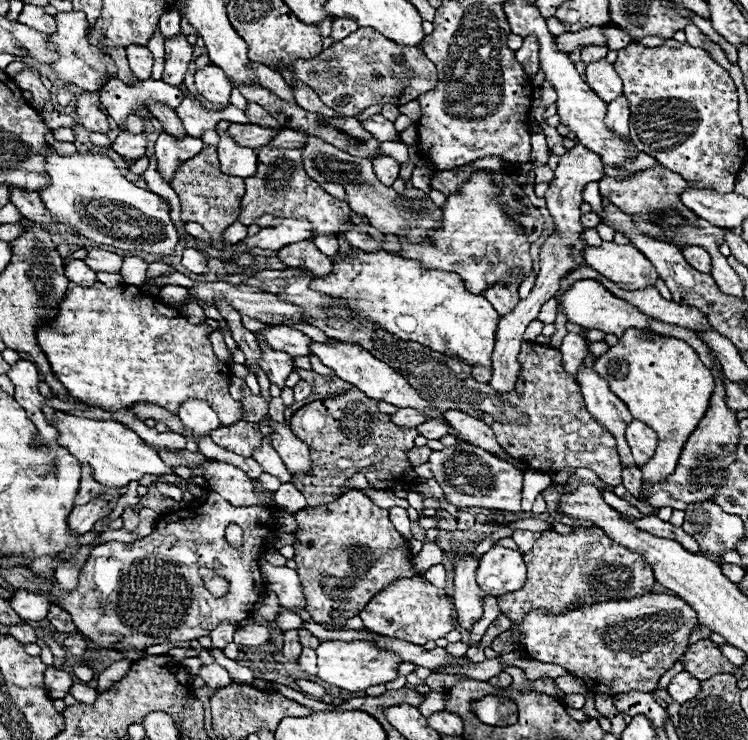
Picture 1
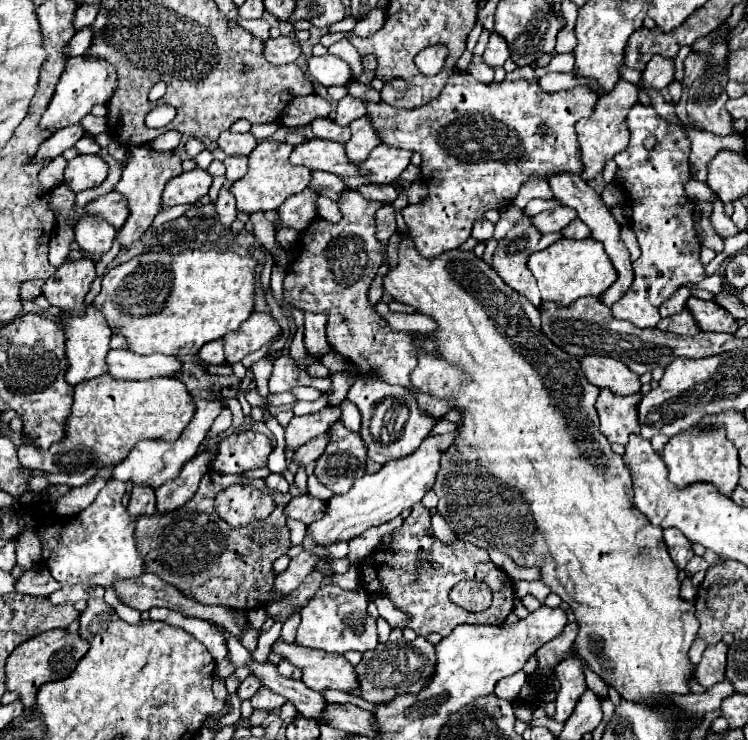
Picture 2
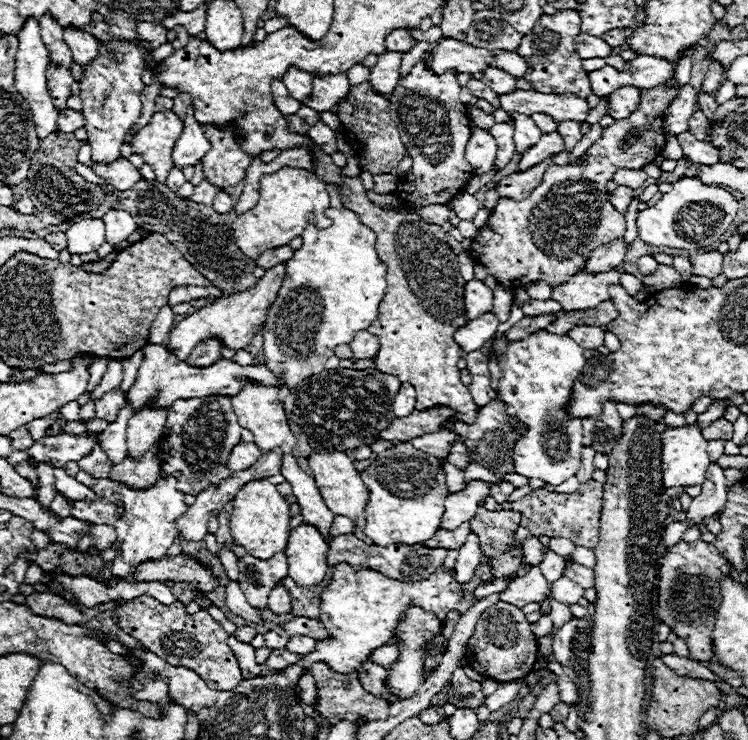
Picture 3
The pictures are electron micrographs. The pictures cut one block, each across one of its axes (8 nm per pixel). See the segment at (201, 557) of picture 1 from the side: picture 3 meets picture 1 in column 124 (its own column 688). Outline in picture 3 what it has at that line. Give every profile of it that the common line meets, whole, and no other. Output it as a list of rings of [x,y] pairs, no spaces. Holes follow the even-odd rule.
[[[698,540],[694,544],[680,542],[672,550],[668,550],[660,560],[660,586],[658,586],[658,620],[668,624],[676,636],[680,636],[688,648],[690,648],[690,660],[696,662],[706,662],[714,656],[714,644],[712,644],[712,630],[716,622],[716,612],[722,604],[722,594],[720,594],[720,578],[730,576],[732,566],[728,564],[726,558],[720,556],[720,552],[714,548],[714,544],[708,544],[704,540]]]

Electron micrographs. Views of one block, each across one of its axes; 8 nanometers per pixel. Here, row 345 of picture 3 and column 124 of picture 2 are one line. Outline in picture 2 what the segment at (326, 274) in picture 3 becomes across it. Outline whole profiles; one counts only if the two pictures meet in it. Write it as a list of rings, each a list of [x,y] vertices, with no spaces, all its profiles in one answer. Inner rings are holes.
[[[186,250],[176,256],[168,252],[146,252],[126,264],[108,270],[102,278],[102,290],[92,304],[104,314],[112,332],[124,336],[130,352],[142,356],[150,356],[154,352],[196,356],[206,342],[222,338],[232,330],[238,330],[240,324],[252,314],[254,268],[254,258],[238,256],[234,252]]]

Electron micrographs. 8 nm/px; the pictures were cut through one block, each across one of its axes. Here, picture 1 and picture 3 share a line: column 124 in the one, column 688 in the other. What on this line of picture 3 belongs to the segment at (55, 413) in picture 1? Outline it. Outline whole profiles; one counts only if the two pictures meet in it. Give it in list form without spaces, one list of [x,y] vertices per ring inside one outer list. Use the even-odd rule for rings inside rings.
[[[696,426],[668,428],[662,434],[662,484],[666,488],[704,484],[710,464],[706,446],[708,440]]]

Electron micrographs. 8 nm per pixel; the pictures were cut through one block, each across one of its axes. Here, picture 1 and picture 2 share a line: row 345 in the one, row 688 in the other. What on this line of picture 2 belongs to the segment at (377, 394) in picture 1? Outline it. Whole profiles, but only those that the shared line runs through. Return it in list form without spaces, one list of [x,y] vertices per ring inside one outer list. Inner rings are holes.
[[[282,638],[272,644],[272,652],[300,668],[304,684],[316,692],[326,688],[344,692],[358,688],[354,666],[342,654],[306,648],[296,642],[288,644]]]

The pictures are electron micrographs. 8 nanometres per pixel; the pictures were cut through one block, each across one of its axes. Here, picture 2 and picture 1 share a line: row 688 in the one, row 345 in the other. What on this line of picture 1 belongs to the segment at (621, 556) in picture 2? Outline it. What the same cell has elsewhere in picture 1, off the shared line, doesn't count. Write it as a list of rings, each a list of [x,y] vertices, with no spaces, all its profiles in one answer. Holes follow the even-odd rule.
[[[626,330],[616,346],[596,358],[594,370],[608,380],[610,390],[626,402],[632,416],[640,418],[656,432],[656,454],[642,468],[642,474],[648,484],[660,482],[664,476],[672,474],[684,442],[710,408],[710,398],[714,394],[712,372],[700,362],[696,350],[686,342],[668,336],[648,340],[638,336],[636,330]]]

